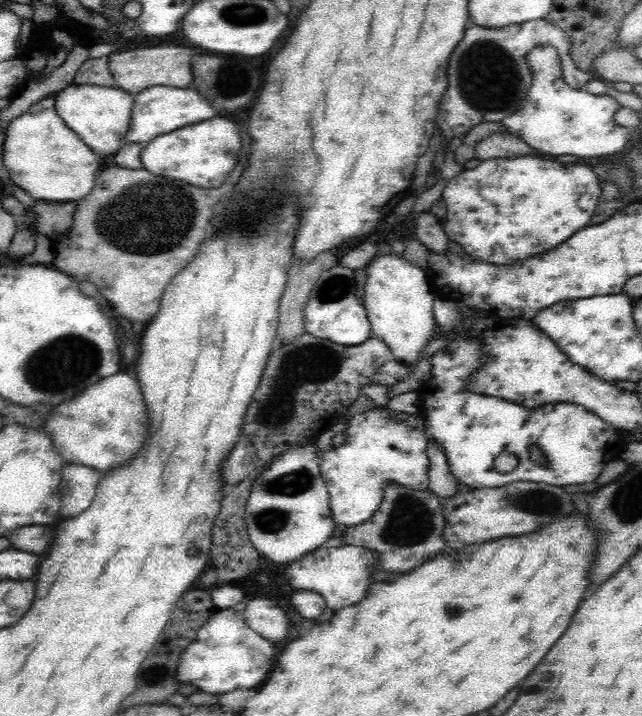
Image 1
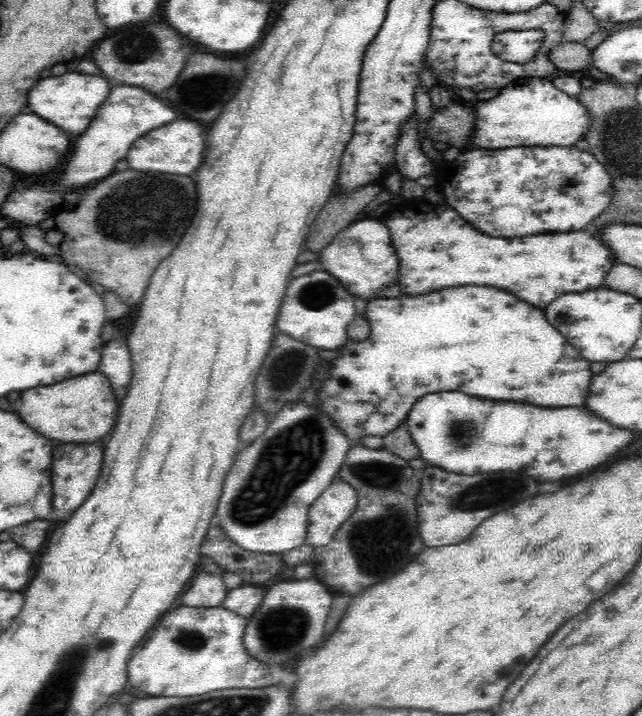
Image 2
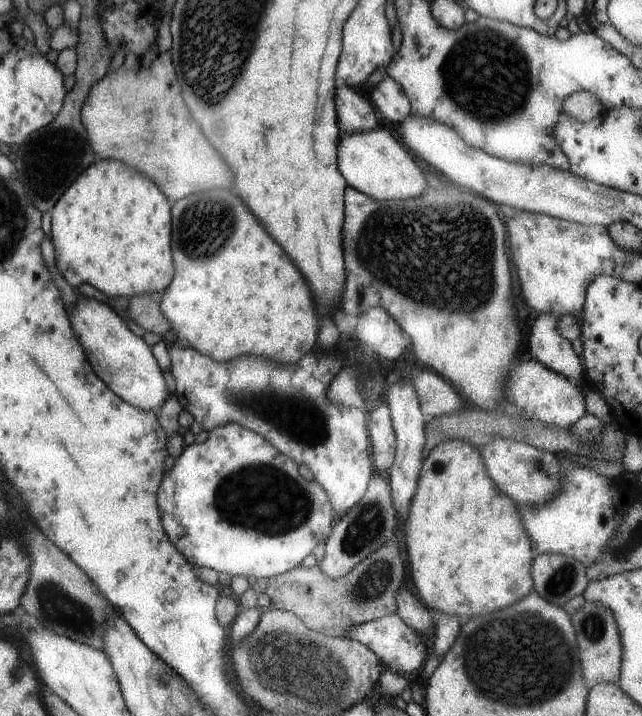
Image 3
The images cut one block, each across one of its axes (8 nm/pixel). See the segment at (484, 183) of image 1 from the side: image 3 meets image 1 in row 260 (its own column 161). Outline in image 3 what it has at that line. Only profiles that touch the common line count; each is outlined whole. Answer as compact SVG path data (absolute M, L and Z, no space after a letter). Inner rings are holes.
M236 423L214 427L203 444L185 445L185 449L176 459L174 467L162 480L162 492L158 492L158 508L162 514L164 530L170 536L170 540L176 544L176 548L194 566L204 566L204 568L212 568L216 572L226 572L232 576L238 575L249 579L270 578L292 570L300 565L306 556L312 554L320 543L325 542L337 520L330 497L323 486L314 480L306 480L300 474L298 467L288 455L282 454L272 443L269 443L268 440L253 430Z

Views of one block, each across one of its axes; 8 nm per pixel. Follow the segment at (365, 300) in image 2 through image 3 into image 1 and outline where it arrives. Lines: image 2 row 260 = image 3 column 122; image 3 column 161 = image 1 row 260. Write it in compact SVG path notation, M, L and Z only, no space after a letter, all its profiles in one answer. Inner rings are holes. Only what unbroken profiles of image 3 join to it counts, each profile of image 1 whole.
M391 252L376 253L365 269L363 298L371 331L390 347L395 361L406 366L416 365L422 349L435 337L433 280L426 269Z

